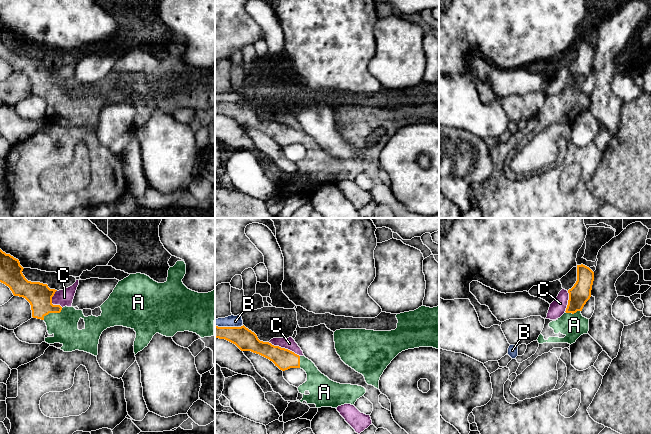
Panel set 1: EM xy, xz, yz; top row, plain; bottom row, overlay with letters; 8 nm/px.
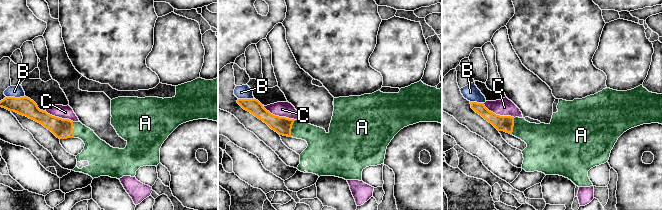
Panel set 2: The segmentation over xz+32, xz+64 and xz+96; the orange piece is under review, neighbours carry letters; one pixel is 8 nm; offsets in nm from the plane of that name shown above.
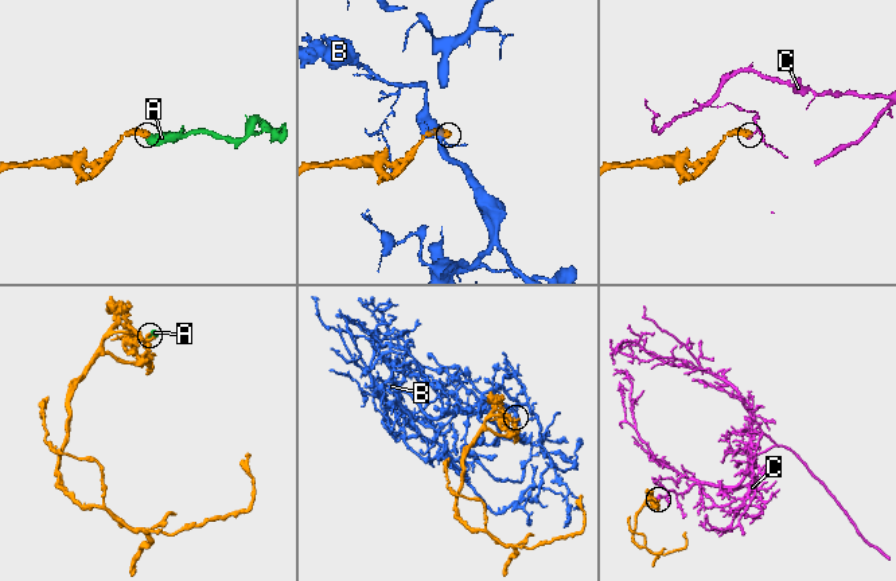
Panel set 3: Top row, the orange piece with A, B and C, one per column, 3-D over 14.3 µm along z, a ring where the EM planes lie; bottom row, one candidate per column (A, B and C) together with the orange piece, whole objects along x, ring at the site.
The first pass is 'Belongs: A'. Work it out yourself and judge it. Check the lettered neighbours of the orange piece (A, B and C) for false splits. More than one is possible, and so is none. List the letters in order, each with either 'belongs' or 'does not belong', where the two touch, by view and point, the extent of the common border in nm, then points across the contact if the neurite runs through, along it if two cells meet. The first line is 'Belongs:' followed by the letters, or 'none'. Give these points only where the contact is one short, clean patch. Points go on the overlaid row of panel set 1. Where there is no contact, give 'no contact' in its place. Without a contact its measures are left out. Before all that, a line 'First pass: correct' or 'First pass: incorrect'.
First pass: correct
Belongs: A
A: belongs; contact xy (52, 312); length 180 nm; way xy (39, 295), (40, 300), (52, 312), (64, 325)
B: does not belong; contact xz (229, 327); length 240 nm
C: does not belong; contact xz (284, 348); length 280 nm

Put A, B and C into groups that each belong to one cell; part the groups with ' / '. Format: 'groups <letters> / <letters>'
groups A / B / C

